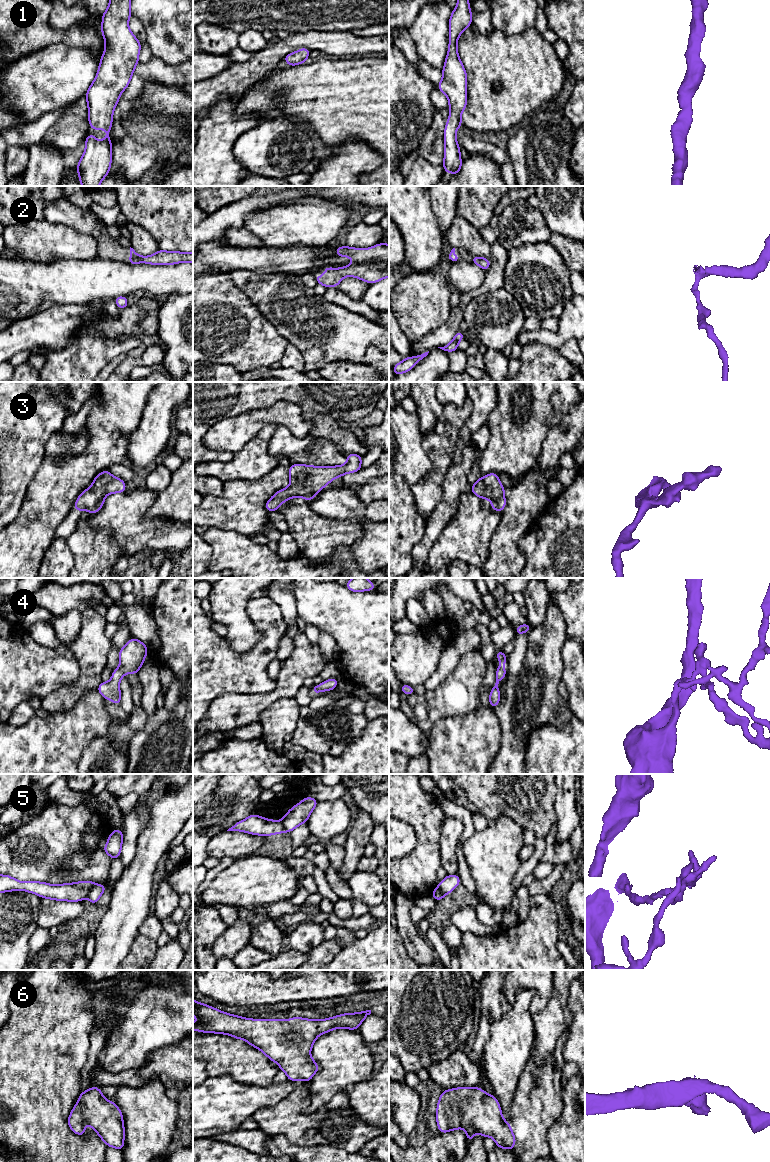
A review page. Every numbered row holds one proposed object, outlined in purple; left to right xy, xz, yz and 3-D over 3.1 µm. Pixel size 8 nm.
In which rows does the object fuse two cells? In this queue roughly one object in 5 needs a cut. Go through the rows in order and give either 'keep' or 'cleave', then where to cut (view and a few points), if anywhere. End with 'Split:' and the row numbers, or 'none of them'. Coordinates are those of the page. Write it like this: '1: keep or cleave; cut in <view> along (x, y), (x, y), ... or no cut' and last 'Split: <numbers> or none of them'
1: keep; no cut
2: keep; no cut
3: keep; no cut
4: keep; no cut
5: cleave; cut in xy along (95, 884), (86, 897)
6: keep; no cut
Split: 5

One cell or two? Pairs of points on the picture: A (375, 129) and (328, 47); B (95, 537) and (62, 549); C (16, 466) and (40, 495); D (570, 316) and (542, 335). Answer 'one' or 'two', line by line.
A: two
B: two
C: two
D: one

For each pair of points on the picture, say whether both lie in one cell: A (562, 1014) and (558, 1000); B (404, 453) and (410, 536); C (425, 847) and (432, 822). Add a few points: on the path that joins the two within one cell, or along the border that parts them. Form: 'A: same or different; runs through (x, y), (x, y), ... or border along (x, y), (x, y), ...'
A: same; runs through (559, 1011), (558, 1003)
B: same; runs through (400, 474), (400, 515)
C: same; runs through (425, 841), (428, 836), (428, 828)

